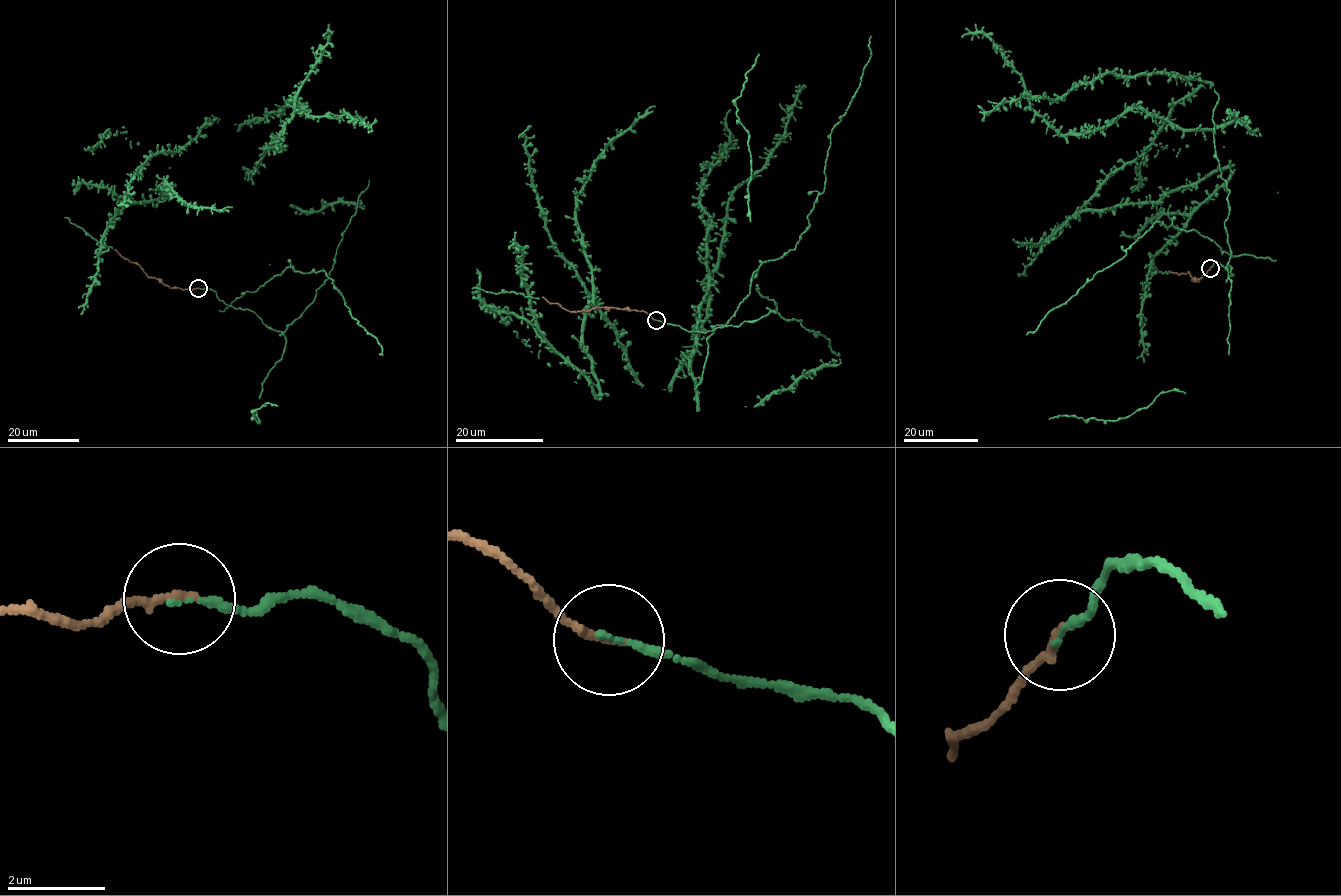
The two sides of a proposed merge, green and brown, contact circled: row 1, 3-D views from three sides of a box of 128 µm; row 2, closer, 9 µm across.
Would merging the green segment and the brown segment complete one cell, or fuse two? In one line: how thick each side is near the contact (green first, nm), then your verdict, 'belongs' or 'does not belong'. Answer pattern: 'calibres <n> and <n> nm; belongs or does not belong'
calibres 160 and 180 nm; belongs

